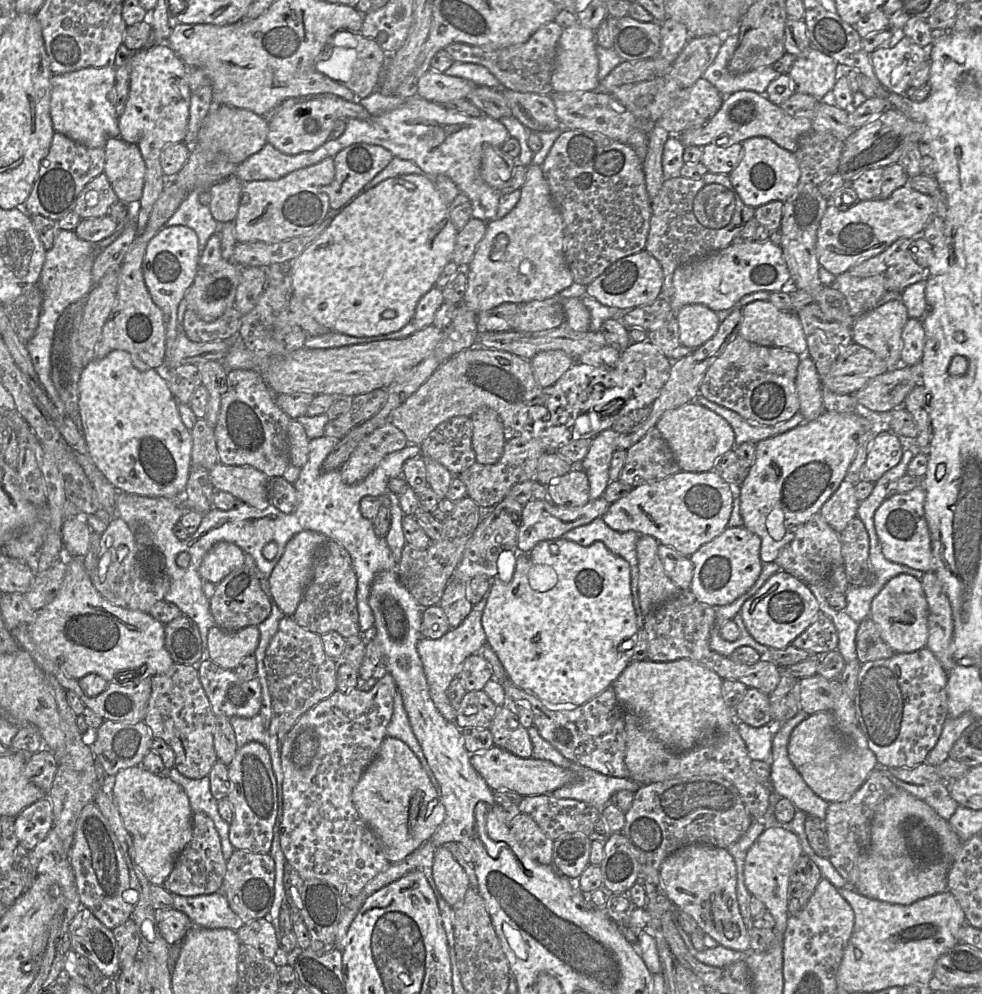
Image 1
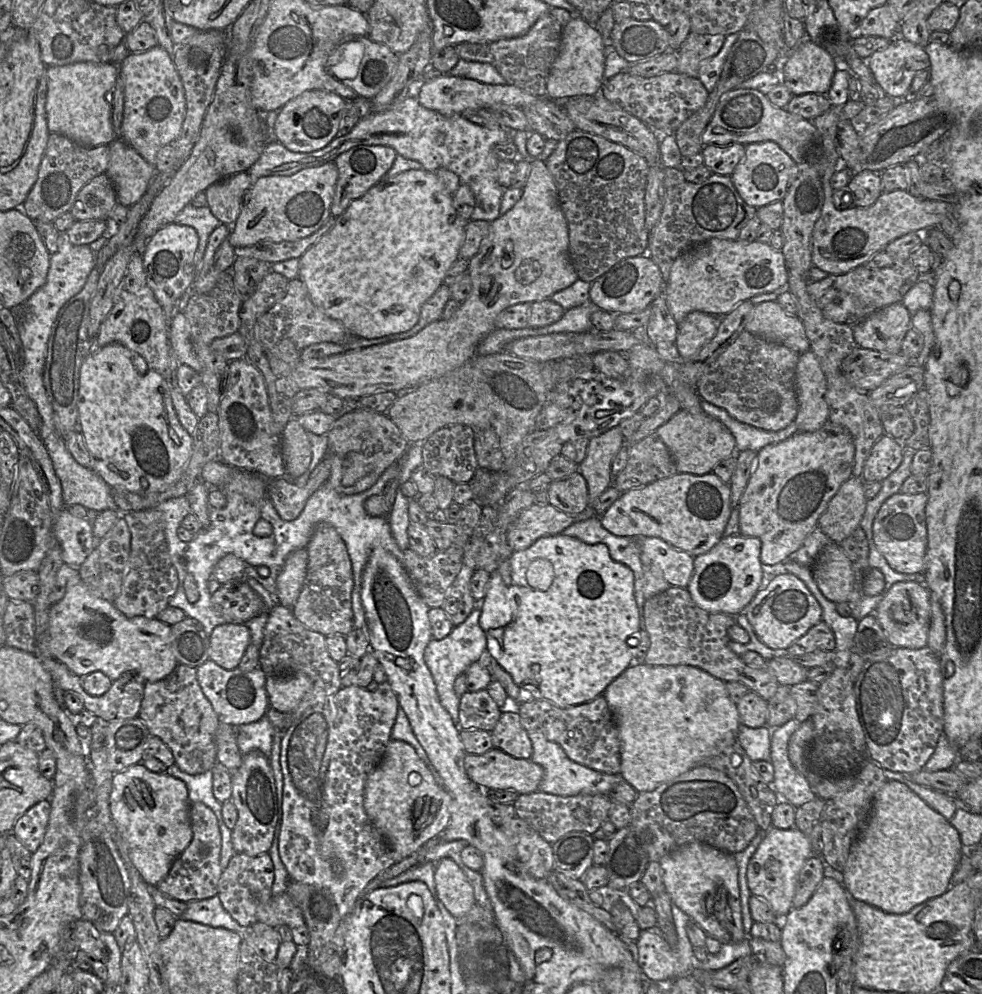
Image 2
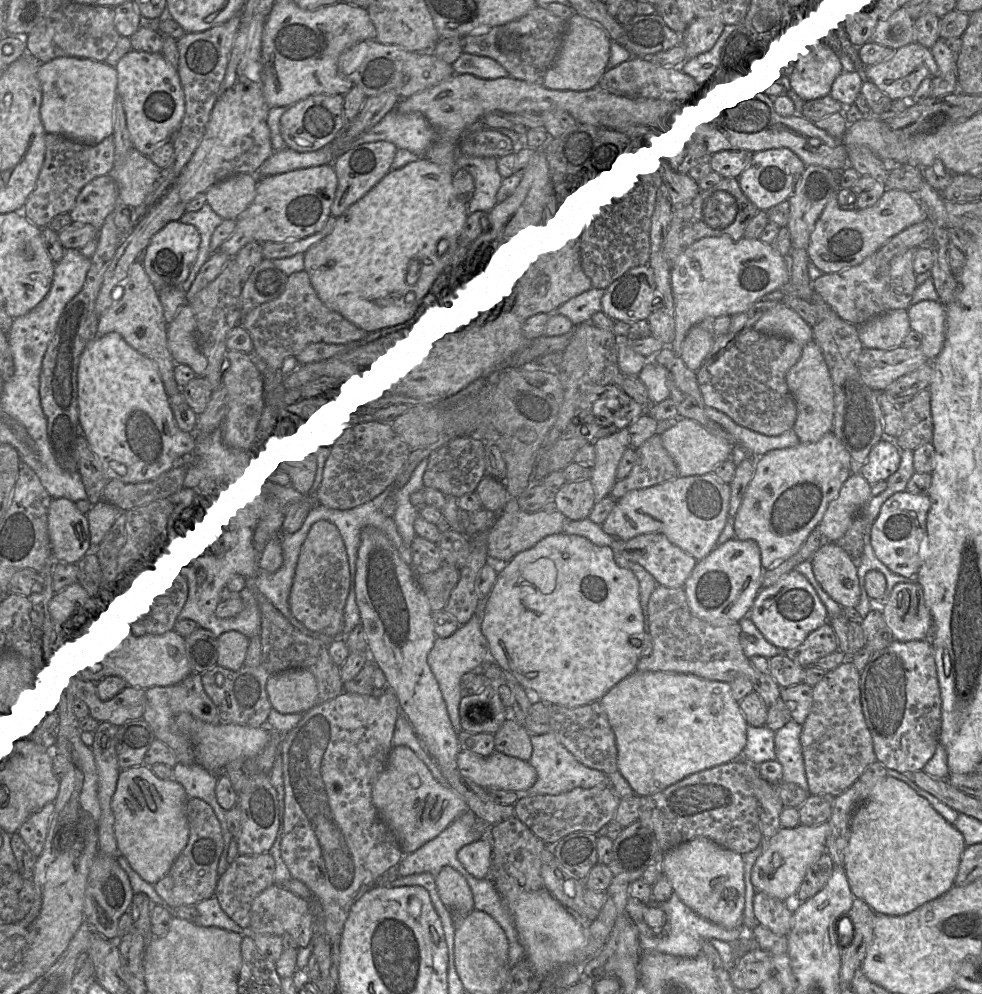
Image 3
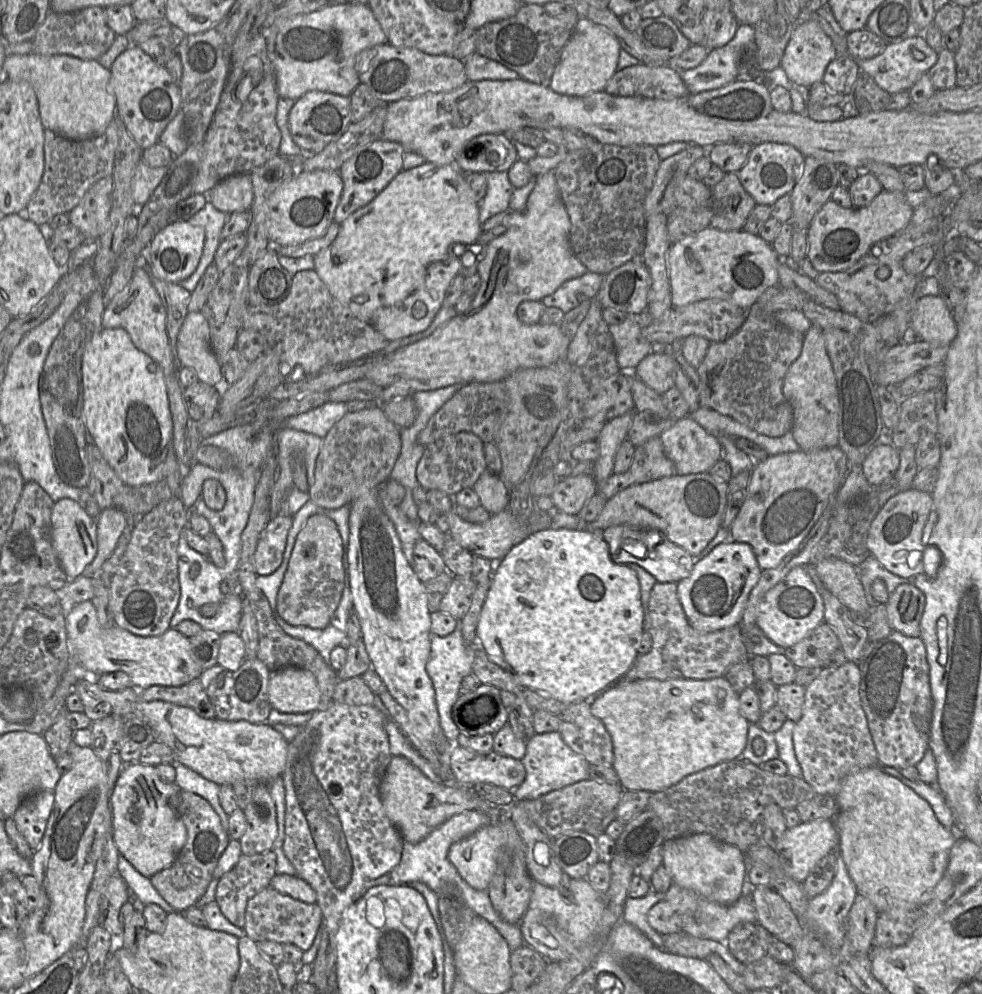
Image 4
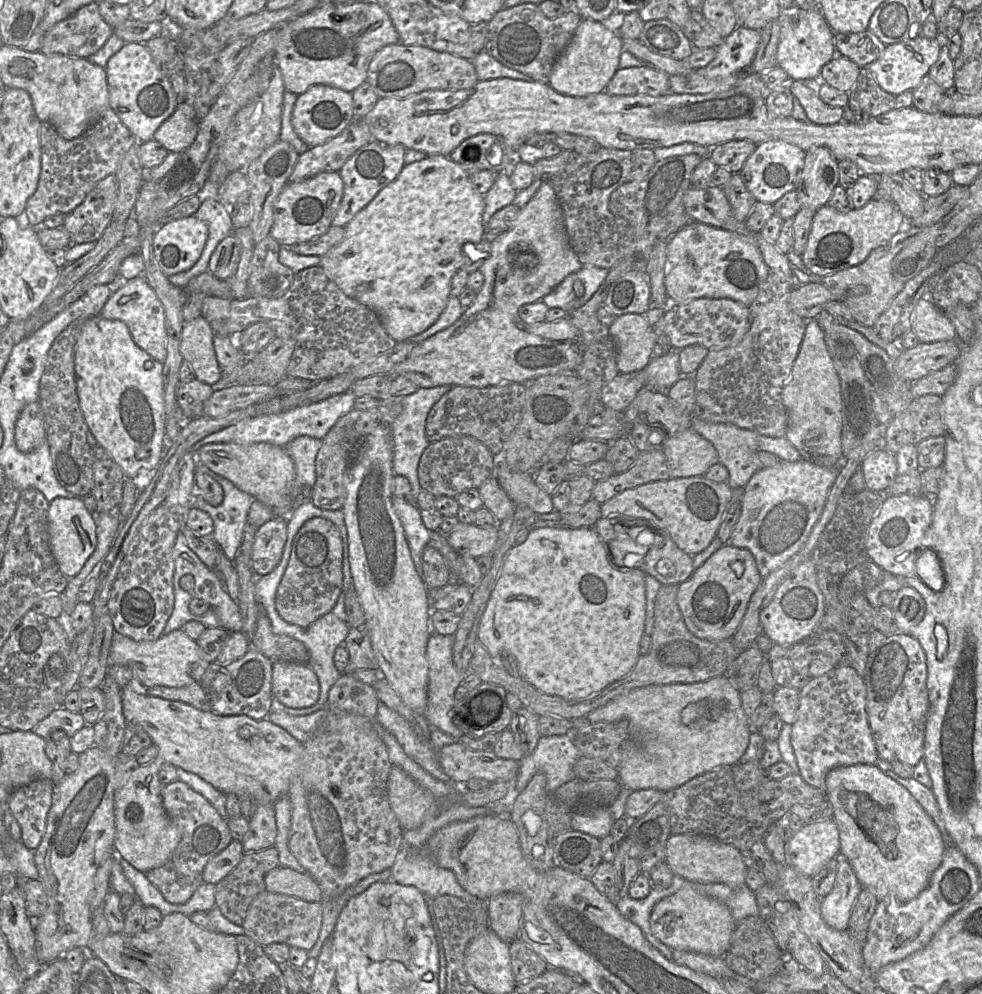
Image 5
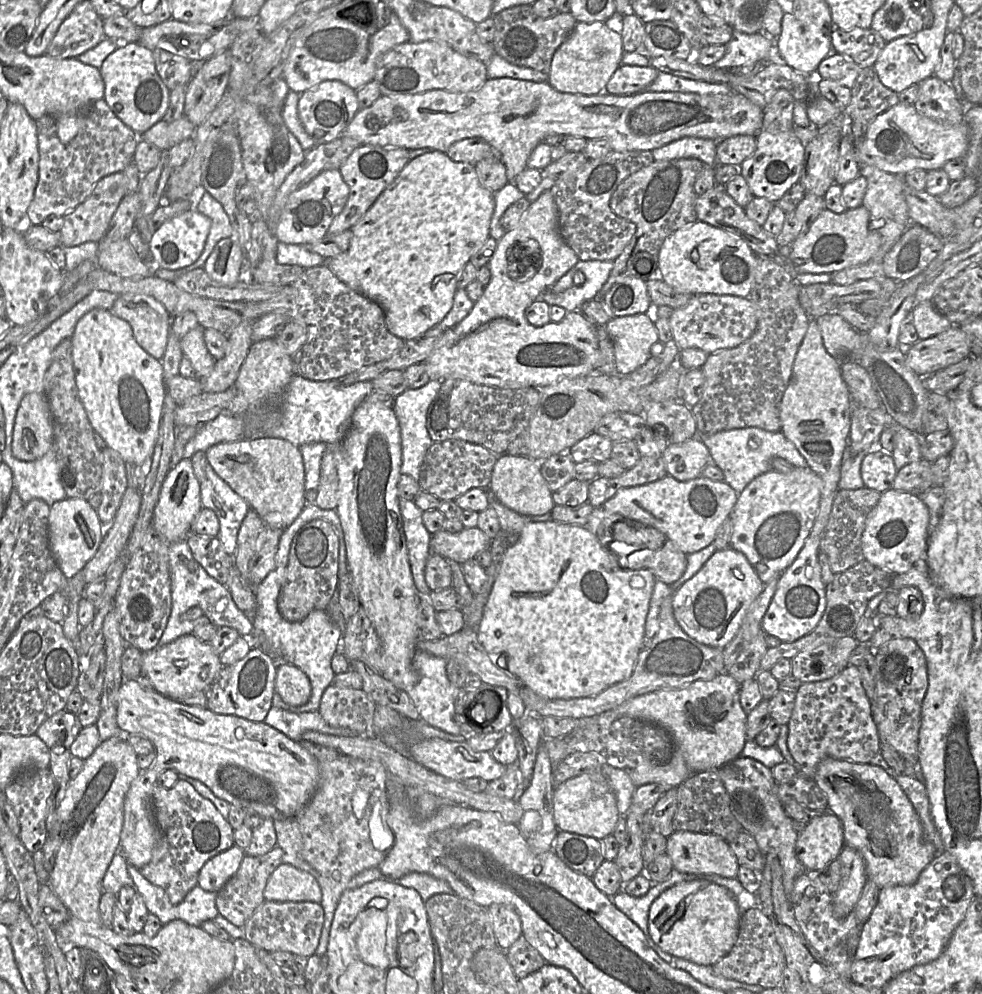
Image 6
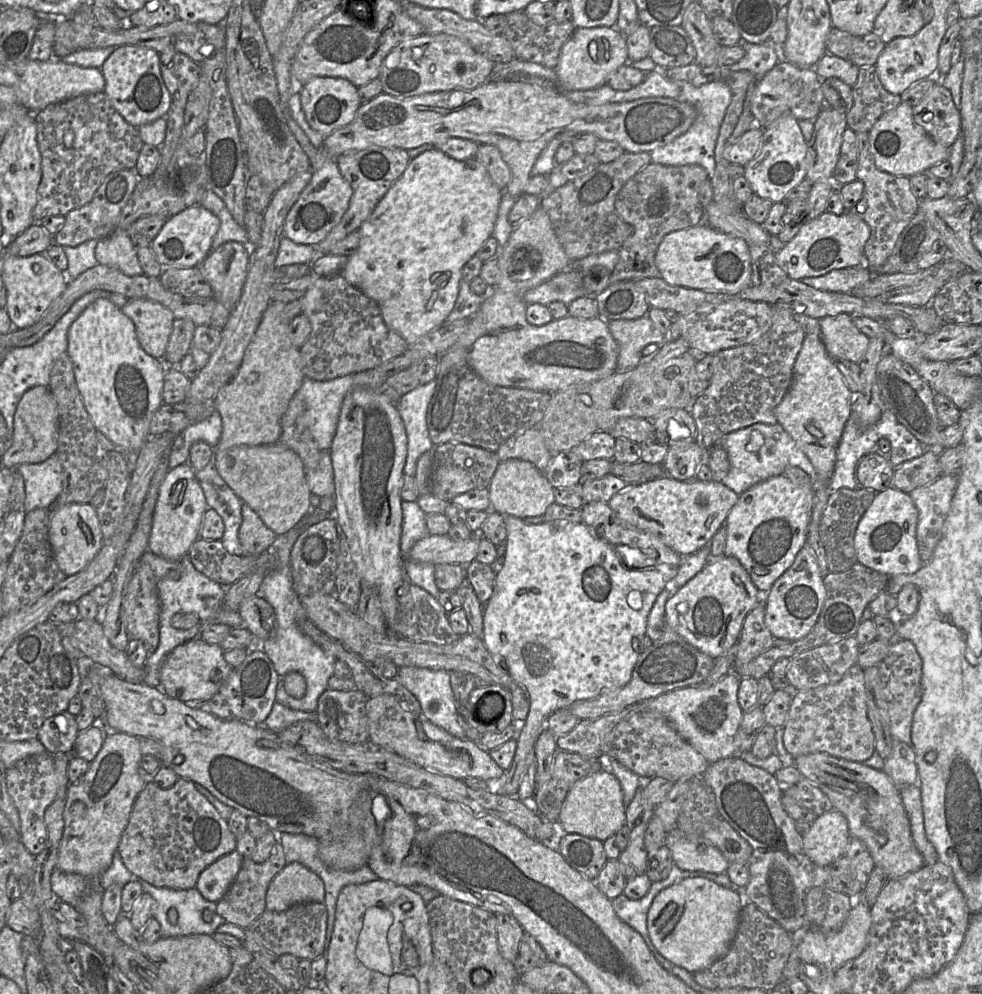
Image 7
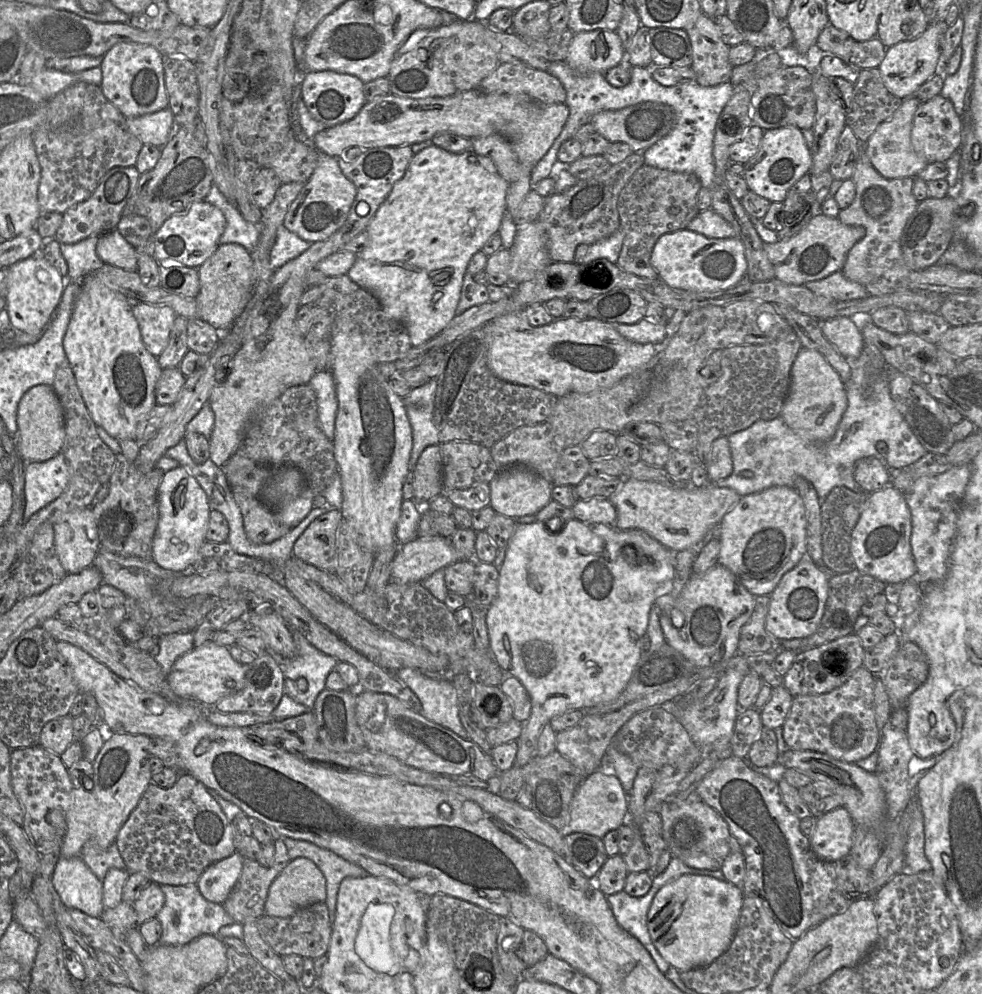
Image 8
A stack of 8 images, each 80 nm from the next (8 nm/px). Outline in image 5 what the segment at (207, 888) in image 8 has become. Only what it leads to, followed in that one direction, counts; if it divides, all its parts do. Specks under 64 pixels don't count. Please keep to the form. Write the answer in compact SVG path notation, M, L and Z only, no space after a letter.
M232 842L211 858L203 870L203 883L217 884L233 871L244 855L242 843Z

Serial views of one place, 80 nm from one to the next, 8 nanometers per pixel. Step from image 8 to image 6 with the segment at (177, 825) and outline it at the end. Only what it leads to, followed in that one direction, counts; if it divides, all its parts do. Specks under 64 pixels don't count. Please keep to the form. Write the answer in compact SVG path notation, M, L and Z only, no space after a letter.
M183 778L170 788L156 785L152 806L155 821L168 843L168 849L159 861L144 866L140 873L150 883L162 888L170 903L177 905L198 884L198 876L204 864L235 844L234 829L214 804Z

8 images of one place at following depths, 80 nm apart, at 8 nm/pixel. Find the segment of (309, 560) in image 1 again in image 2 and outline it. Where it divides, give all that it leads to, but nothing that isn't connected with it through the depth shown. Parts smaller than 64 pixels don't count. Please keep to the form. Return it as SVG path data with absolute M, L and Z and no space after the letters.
M306 548L289 554L276 579L279 604L290 609L295 605L306 578L307 564L308 552Z

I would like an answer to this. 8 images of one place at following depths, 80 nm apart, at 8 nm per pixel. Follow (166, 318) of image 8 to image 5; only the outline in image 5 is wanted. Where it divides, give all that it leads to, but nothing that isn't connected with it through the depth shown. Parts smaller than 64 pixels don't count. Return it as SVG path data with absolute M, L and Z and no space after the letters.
M140 275L132 280L125 281L118 288L116 288L116 290L113 292L113 294L103 307L100 315L105 319L123 321L127 325L134 342L141 349L146 351L157 361L161 363L165 362L167 357L168 336L165 323L166 317L164 306L143 275Z

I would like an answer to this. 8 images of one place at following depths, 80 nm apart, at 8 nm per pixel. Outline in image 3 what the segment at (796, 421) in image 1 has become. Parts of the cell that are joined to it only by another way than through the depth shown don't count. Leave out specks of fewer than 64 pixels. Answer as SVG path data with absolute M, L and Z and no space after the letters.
M710 406L704 407L705 414L726 431L734 435L742 447L734 445L730 459L737 466L748 457L760 457L774 449L794 447L800 443L793 428L778 436L767 436L735 423L725 413Z

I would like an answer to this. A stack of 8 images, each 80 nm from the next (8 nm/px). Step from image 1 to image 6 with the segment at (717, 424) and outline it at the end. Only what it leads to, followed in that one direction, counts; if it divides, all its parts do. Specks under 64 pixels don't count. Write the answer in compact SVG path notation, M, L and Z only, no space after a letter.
M698 437L679 444L668 443L662 458L667 474L678 481L701 476L703 468L711 461L708 448Z

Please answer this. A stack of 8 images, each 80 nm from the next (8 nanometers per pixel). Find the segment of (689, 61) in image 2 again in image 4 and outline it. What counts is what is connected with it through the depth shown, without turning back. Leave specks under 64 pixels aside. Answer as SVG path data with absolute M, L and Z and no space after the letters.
M705 9L701 15L701 23L705 32L705 43L693 45L704 45L709 50L726 45L733 38L740 25L731 10L715 9Z

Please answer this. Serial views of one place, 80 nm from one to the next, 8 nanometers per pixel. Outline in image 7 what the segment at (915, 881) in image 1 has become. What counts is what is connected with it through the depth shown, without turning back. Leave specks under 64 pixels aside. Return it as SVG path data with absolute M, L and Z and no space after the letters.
M824 752L796 757L793 763L804 778L829 797L834 810L846 817L851 838L857 838L865 844L875 866L881 868L888 879L904 877L925 866L911 835L900 790L884 771Z

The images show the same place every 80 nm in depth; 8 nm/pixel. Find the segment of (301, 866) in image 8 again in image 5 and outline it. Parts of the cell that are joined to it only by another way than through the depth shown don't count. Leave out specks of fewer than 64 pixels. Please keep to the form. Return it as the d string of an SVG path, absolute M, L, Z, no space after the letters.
M277 866L265 877L266 891L284 894L307 902L322 901L319 885L308 873L300 873L291 868Z

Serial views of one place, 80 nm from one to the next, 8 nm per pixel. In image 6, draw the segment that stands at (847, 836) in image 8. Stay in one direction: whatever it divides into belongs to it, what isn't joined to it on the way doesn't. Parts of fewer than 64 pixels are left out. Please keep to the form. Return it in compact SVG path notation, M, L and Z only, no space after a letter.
M827 811L807 823L799 833L795 852L806 873L817 873L837 859L844 846L843 824Z

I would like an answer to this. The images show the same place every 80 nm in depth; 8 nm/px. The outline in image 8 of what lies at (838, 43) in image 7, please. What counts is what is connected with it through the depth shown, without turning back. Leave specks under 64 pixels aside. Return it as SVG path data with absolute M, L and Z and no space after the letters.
M831 23L821 31L816 45L822 52L834 54L861 69L879 68L887 49L877 36L867 41L858 41Z

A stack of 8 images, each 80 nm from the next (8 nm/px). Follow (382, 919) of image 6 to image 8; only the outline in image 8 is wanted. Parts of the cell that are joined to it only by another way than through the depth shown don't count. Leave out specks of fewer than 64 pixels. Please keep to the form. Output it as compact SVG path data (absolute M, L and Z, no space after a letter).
M369 904L361 920L355 940L355 951L363 963L377 973L394 976L402 970L402 959L395 955L390 943L390 925L395 909L390 904Z

